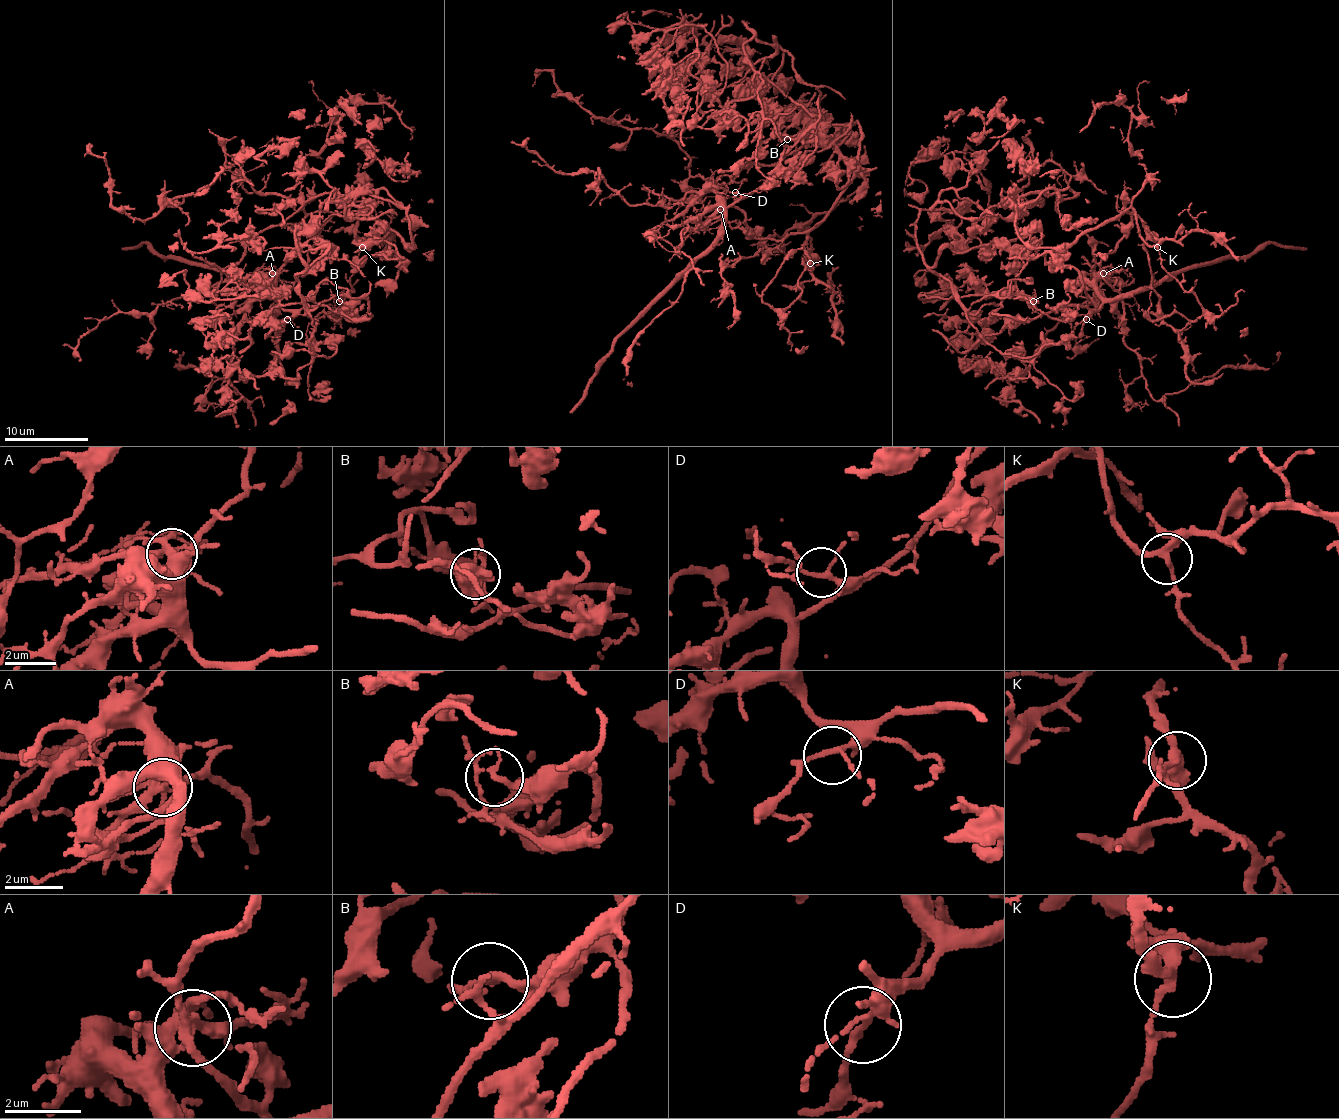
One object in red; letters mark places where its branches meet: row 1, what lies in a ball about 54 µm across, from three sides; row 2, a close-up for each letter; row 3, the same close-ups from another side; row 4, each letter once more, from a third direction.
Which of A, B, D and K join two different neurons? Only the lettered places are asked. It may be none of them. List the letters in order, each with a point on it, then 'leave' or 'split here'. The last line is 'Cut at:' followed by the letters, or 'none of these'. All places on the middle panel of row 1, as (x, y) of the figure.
A: at (720, 209); split here
B: at (787, 139); split here
D: at (735, 192); leave
K: at (810, 263); leave
Cut at: A, B

